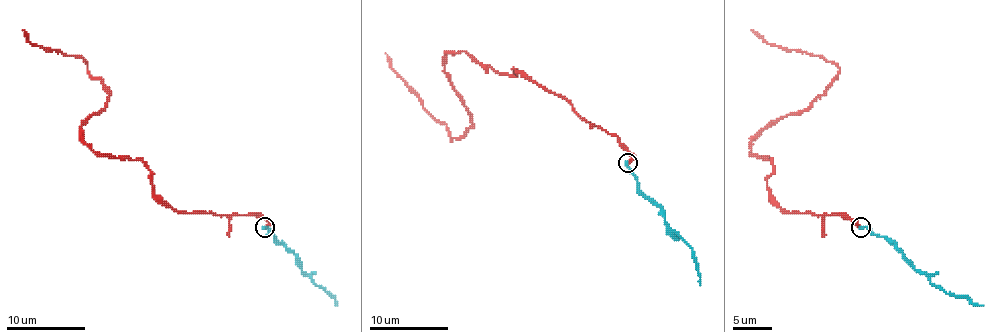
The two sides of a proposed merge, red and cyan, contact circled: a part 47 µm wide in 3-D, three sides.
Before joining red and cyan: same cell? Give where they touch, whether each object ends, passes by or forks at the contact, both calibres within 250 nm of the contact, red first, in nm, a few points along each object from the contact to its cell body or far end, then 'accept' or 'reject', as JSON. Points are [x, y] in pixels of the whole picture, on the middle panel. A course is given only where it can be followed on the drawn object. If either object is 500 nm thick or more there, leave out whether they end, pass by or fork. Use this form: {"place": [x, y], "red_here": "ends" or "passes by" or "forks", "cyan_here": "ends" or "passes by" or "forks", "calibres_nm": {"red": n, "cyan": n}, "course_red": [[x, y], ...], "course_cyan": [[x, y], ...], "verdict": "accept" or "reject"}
{"place": [628, 163], "red_here": "ends", "cyan_here": "ends", "calibres_nm": {"red": 240, "cyan": 300}, "course_red": [[627, 163], [619, 139], [562, 96], [460, 51], [446, 53], [444, 71], [472, 124], [450, 141], [385, 53]], "course_cyan": [[627, 163], [639, 189], [659, 206], [661, 214], [692, 250], [700, 285]], "verdict": "accept"}

